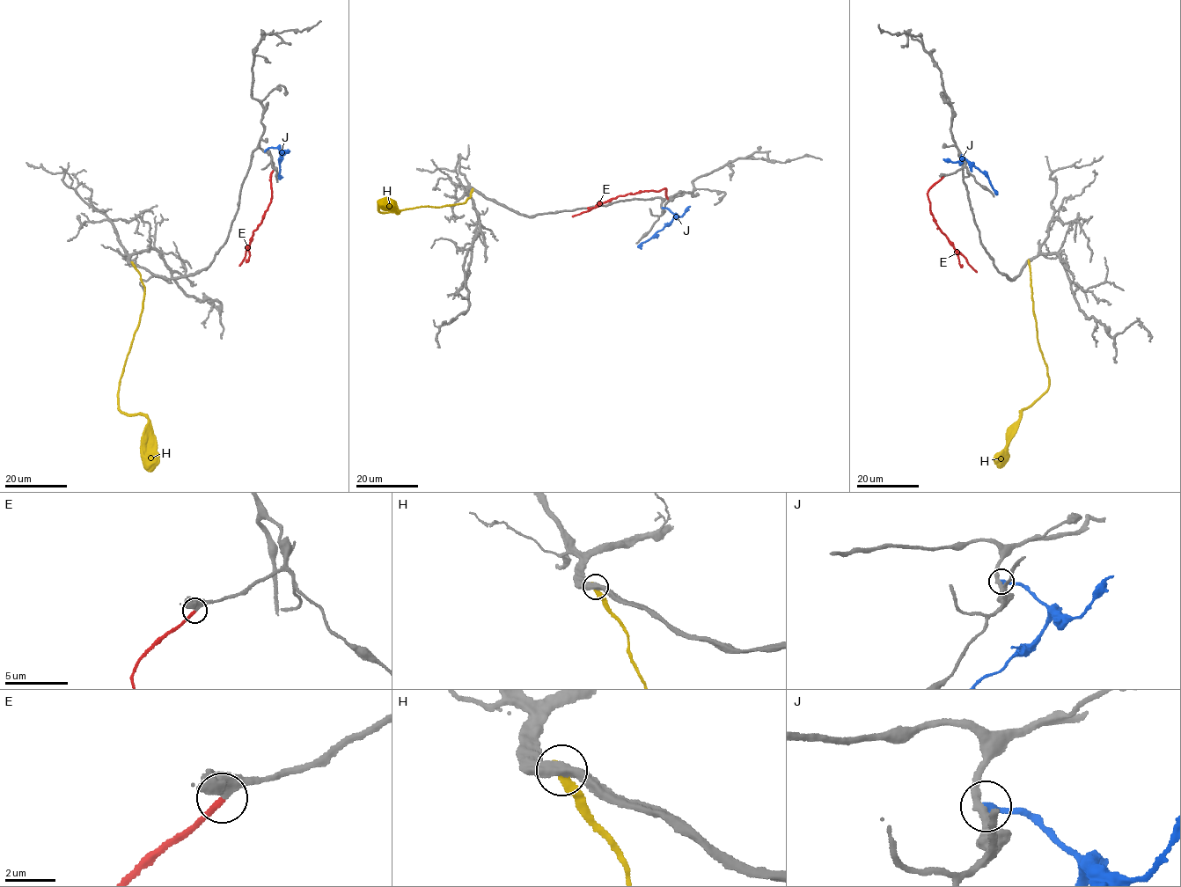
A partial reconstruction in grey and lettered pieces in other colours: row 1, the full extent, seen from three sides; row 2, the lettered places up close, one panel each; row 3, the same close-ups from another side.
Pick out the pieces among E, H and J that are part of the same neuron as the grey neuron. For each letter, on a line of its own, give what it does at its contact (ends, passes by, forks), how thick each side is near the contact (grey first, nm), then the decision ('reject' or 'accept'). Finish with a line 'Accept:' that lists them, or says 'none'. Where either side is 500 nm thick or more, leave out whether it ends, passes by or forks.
E: it ends there; 280 nm thick on the grey side, 260 nm on the other; accept
H: it ends there; 440 nm thick on the grey side, 360 nm on the other; reject
J: it ends there; 280 nm thick on the grey side, 280 nm on the other; reject
Accept: E

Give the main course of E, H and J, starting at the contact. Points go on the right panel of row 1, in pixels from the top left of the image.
E: (942, 177), (927, 193), (933, 220), (955, 251), (976, 272)
H: (1028, 261), (1037, 344), (1046, 369), (1048, 389), (1020, 411), (1009, 437), (1007, 459), (997, 467)
J: (964, 159), (988, 179), (997, 194)

